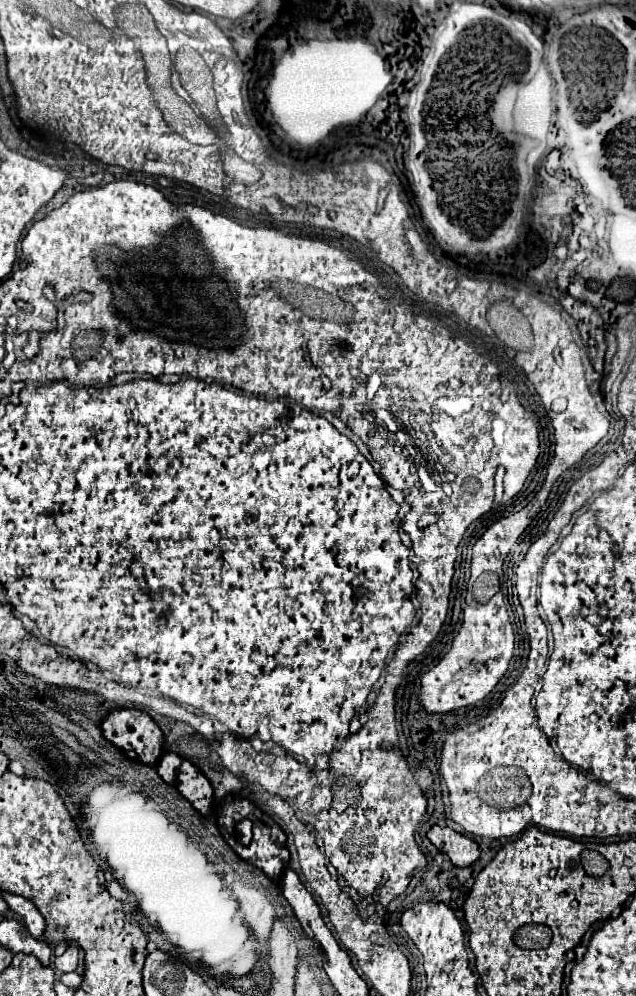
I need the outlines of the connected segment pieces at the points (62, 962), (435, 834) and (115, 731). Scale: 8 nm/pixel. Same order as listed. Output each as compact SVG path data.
M70 944L62 956L54 958L54 968L58 972L74 972L76 966L78 966L78 948L74 944Z
M432 826L426 836L438 850L442 850L450 858L454 866L460 866L460 868L472 866L480 856L478 844L474 840L454 832L448 826Z
M112 710L100 722L102 736L132 760L154 766L164 752L164 736L156 722L142 710Z

